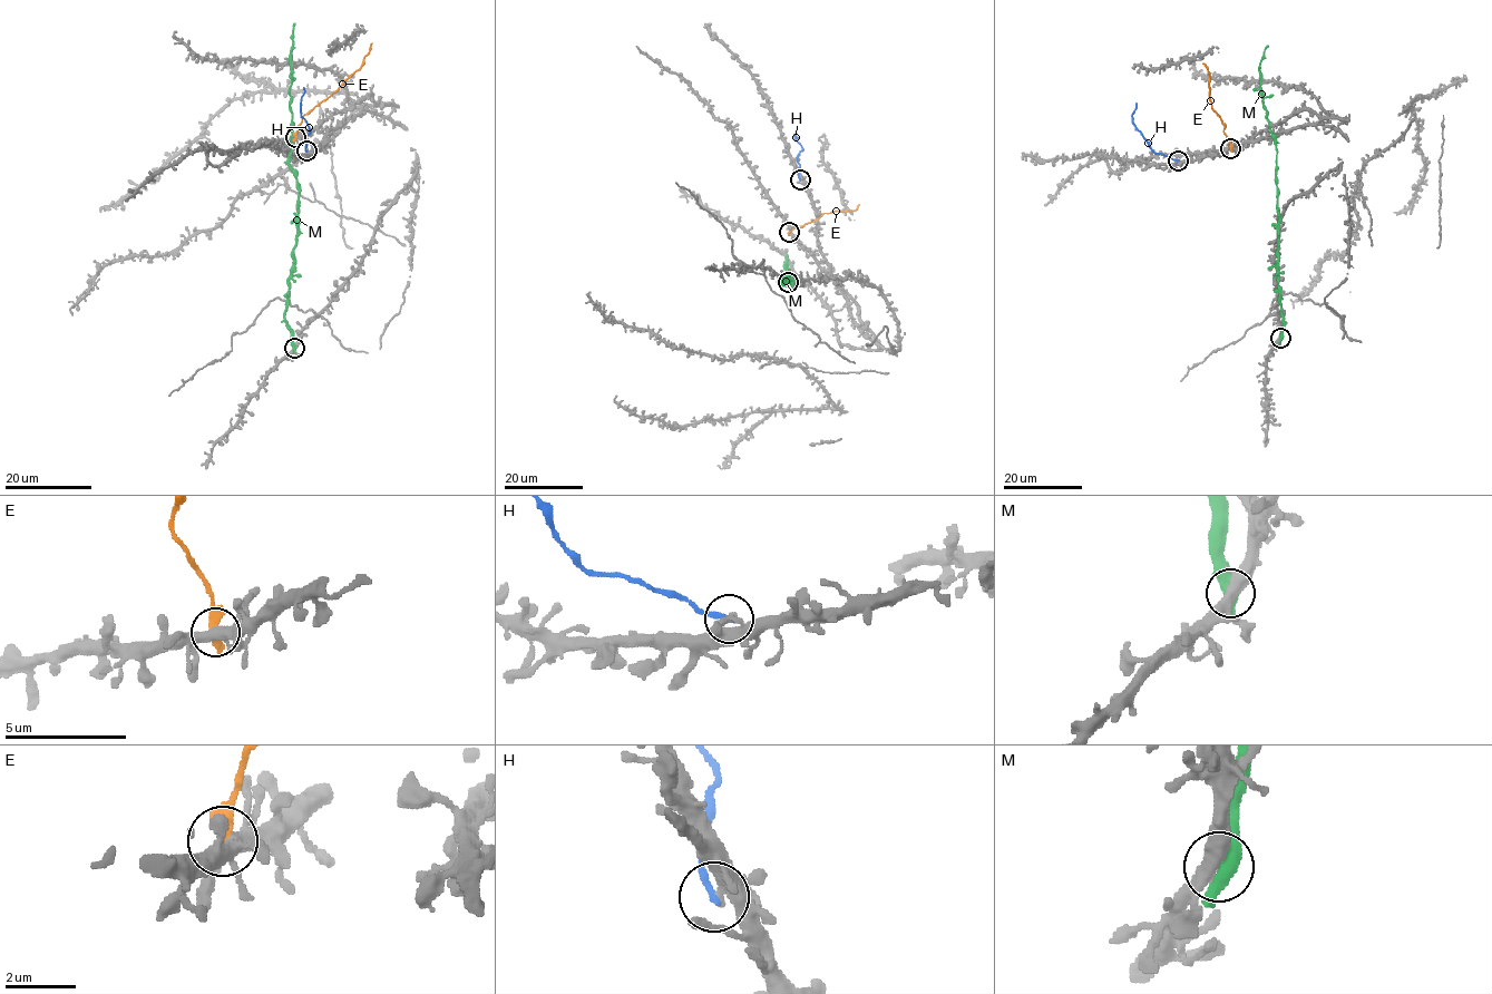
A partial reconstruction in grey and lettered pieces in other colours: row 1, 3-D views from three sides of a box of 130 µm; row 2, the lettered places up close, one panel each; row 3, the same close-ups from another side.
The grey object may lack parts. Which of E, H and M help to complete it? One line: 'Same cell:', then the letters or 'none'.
Same cell: none

